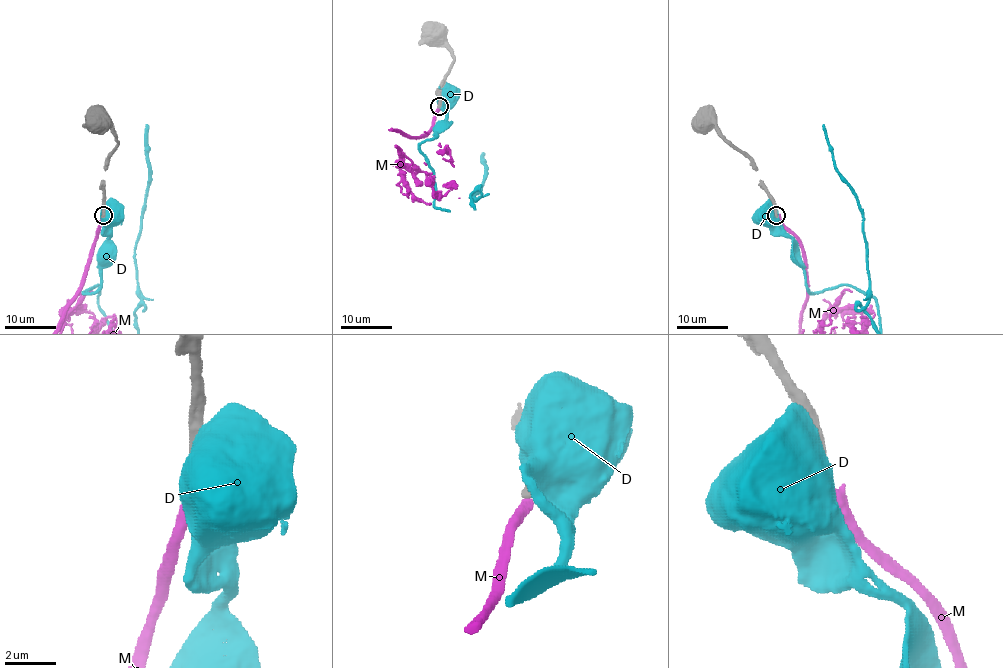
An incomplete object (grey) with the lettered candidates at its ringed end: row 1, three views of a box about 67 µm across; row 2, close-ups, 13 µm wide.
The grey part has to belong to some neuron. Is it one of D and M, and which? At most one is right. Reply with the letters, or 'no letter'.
no letter

